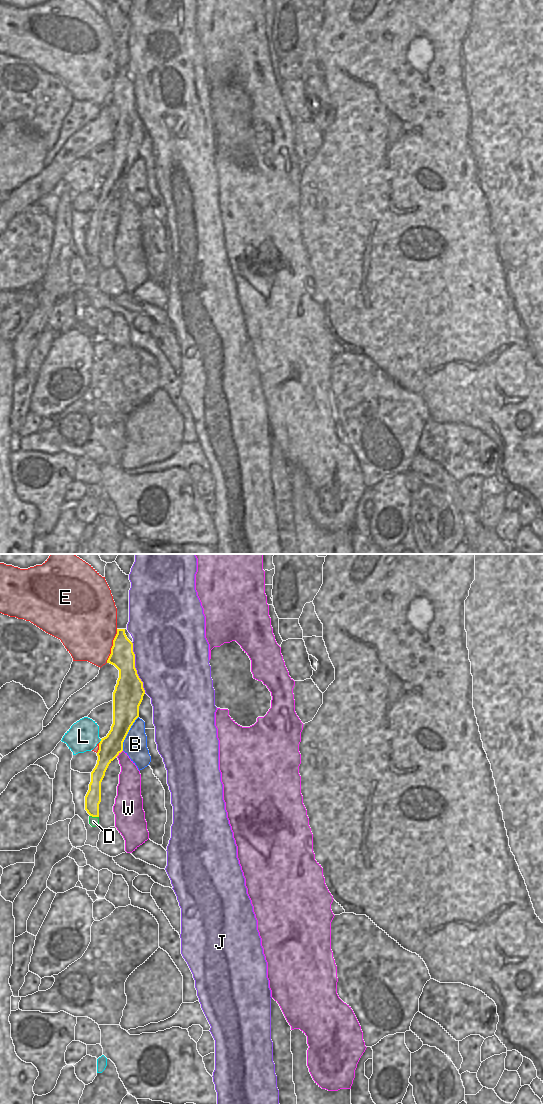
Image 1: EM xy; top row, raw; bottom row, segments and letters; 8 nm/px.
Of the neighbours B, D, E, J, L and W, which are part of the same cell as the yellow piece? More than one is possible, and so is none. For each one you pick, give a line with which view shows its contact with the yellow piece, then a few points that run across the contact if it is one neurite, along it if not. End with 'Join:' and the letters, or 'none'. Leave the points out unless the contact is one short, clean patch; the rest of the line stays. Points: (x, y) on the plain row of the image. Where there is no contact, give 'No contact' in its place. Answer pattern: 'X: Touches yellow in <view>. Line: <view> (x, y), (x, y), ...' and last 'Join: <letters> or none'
D: Touches yellow in xy. Line: xy (93, 237), (94, 256), (93, 261)
Join: D

